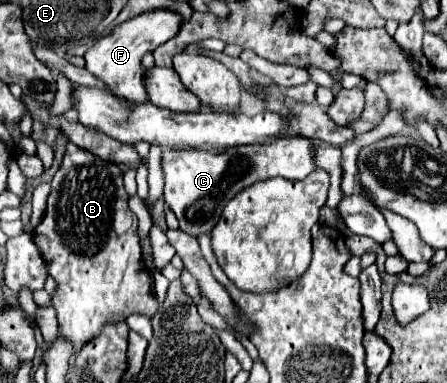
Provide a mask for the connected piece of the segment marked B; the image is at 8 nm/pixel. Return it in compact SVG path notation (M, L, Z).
M70 144L66 148L62 166L52 178L44 220L32 240L48 266L48 274L56 280L52 304L58 314L60 334L74 344L76 352L106 322L124 320L130 314L152 318L158 302L150 294L152 278L142 264L138 218L128 208L122 170L100 158L88 164L88 152L70 152Z

